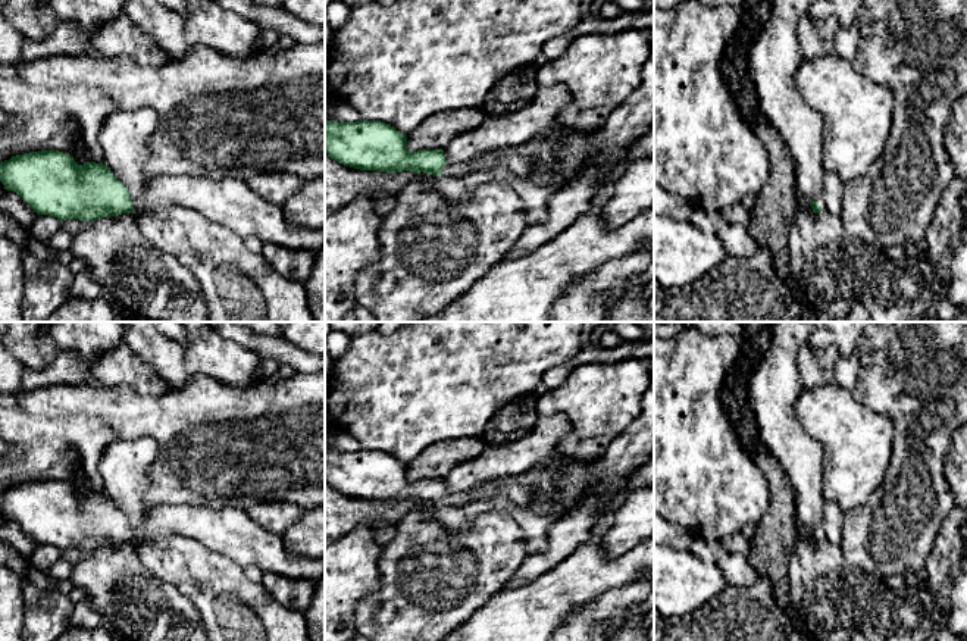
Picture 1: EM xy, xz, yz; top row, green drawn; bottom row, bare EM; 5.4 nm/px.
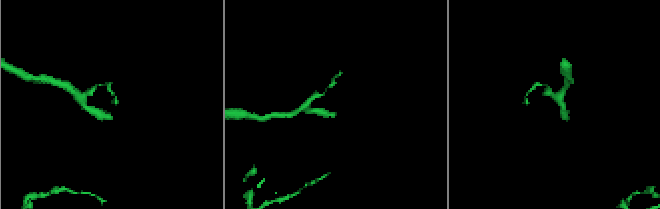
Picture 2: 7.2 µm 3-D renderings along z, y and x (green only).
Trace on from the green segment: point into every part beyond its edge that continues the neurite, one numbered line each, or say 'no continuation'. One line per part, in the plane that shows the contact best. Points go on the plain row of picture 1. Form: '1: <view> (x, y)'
1: xy (228, 531)

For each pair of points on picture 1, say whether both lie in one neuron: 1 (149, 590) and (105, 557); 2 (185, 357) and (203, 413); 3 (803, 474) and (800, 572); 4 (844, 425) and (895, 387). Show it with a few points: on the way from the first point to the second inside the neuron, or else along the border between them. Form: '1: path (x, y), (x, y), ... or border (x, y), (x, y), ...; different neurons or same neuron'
1: path (138, 590), (115, 568); same neuron
2: border (225, 384), (207, 375), (194, 374), (174, 387); different neurons
3: border (811, 540), (797, 543), (788, 572); different neurons
4: border (851, 391), (870, 409), (883, 413), (894, 431); different neurons

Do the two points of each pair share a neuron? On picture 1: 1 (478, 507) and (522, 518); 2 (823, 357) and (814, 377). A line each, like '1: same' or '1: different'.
1: same
2: same

